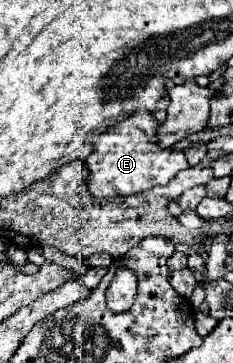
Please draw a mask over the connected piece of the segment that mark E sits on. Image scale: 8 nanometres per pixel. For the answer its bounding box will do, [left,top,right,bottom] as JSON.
[86,111,190,197]

